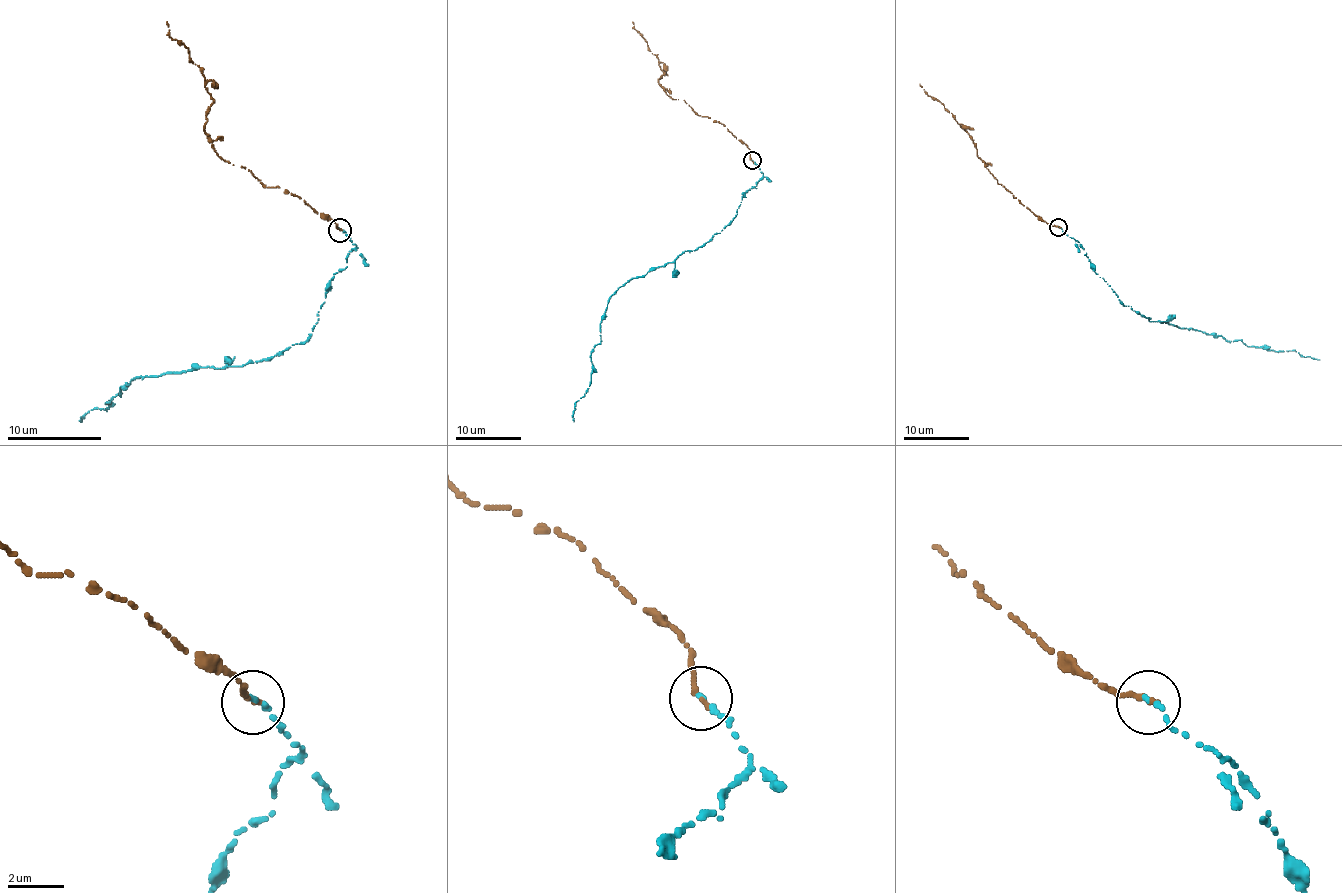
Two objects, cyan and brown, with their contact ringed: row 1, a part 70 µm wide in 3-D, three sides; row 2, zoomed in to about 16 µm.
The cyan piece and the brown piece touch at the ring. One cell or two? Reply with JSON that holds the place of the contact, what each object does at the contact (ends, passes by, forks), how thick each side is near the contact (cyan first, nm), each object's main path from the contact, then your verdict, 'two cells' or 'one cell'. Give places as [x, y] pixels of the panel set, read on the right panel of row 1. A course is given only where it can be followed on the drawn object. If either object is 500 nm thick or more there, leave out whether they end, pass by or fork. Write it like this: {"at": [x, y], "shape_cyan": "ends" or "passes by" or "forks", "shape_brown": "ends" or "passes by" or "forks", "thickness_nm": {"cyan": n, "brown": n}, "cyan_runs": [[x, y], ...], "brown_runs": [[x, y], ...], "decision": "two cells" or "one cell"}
{"at": [1058, 227], "shape_cyan": "ends", "shape_brown": "ends", "thickness_nm": {"cyan": 200, "brown": 200}, "cyan_runs": [[1058, 228], [1081, 246], [1092, 268], [1125, 306], [1149, 321], [1319, 360]], "brown_runs": [[1058, 228], [1037, 216], [997, 184], [976, 154], [971, 136], [919, 84]], "decision": "one cell"}

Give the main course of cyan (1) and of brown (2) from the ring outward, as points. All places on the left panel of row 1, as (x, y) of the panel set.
1: (340, 230), (357, 247), (302, 344), (245, 365), (134, 377), (106, 410), (94, 408), (82, 422)
2: (340, 230), (297, 195), (267, 188), (215, 152), (205, 124), (212, 98), (205, 77), (170, 36), (167, 22)

